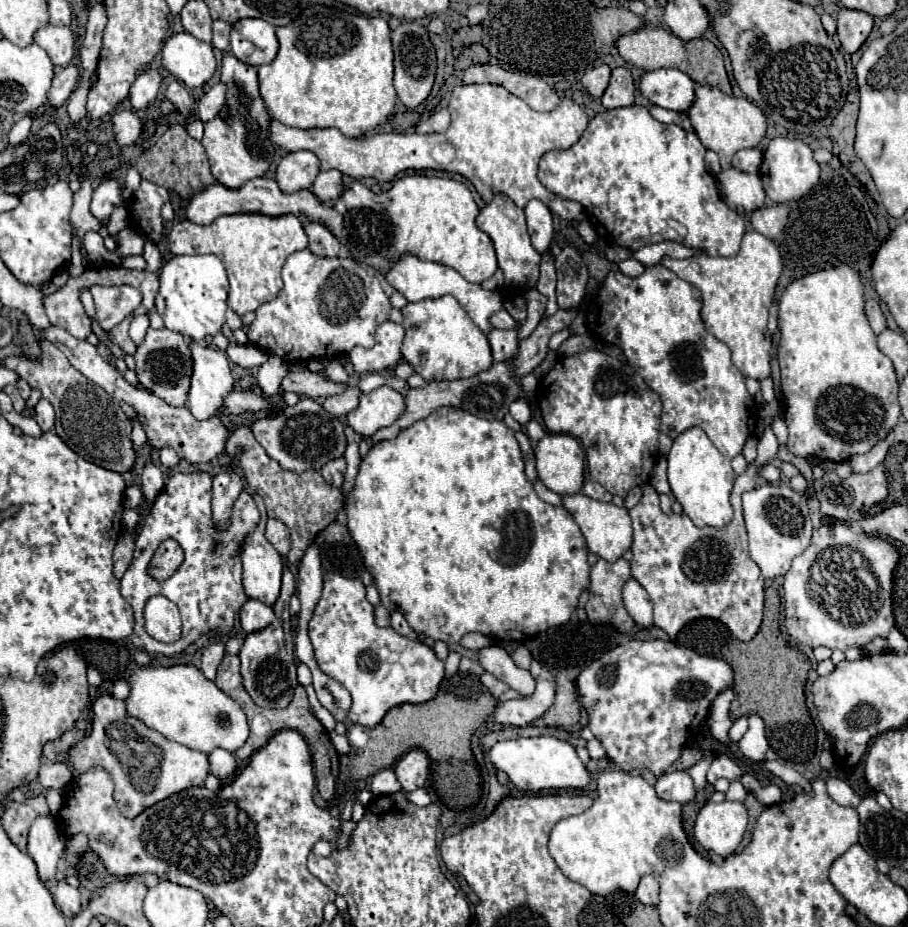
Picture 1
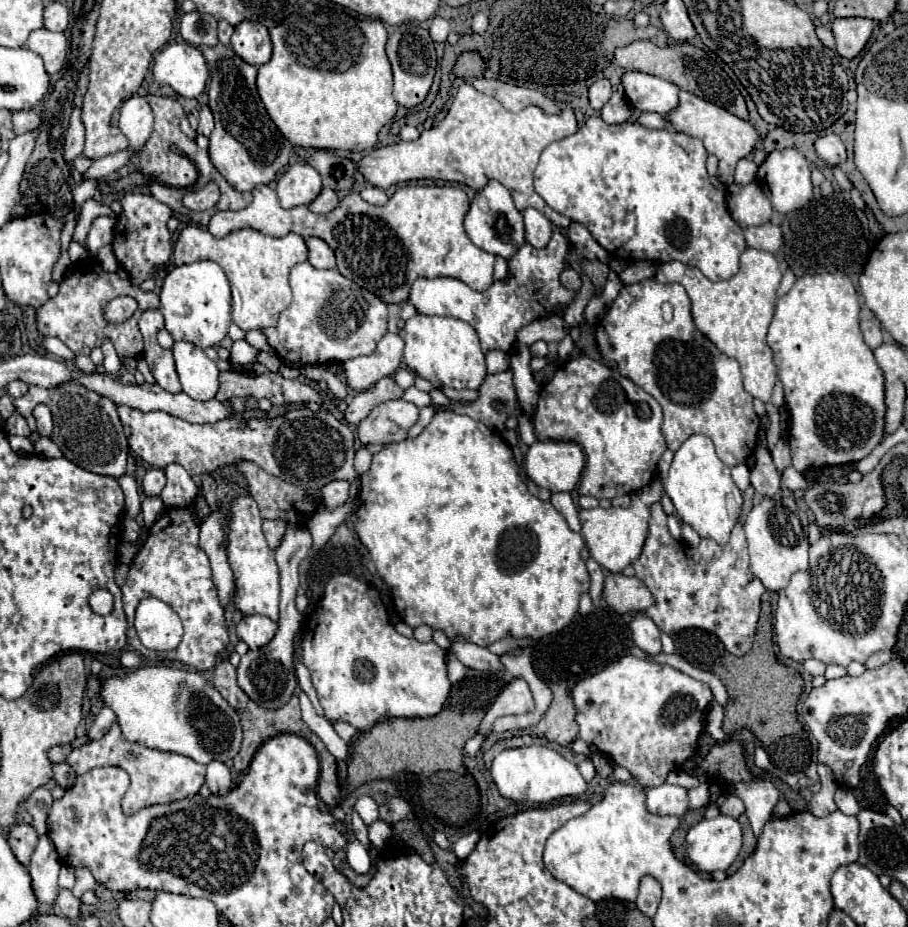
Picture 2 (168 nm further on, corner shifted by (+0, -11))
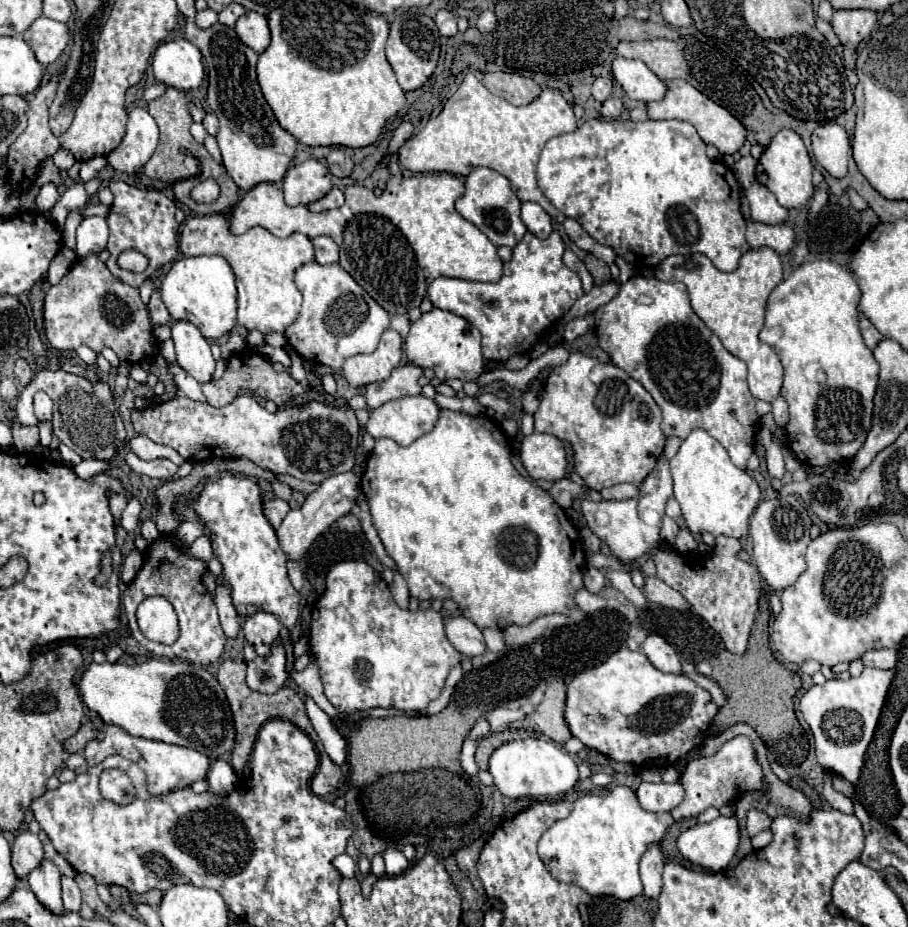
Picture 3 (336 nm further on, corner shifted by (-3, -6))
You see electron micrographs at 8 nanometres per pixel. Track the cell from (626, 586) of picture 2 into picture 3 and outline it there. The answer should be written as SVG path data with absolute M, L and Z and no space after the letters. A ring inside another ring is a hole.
M648 576L646 586L644 586L644 596L664 608L674 608L674 610L692 610L690 602L674 588L670 588L666 582L662 582L658 576Z

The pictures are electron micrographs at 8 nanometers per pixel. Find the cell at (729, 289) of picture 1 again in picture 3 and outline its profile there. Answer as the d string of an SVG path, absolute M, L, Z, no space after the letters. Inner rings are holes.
M772 248L748 250L740 258L738 270L722 274L704 254L668 256L656 268L656 278L664 282L682 282L688 288L692 310L722 340L724 348L748 364L748 386L754 398L772 402L780 396L782 364L776 352L760 342L758 334L764 324L766 300L782 280L782 262Z

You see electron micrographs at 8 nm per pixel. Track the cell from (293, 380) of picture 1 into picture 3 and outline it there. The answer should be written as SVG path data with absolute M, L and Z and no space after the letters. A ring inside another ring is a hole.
M242 352L242 354L236 354L234 358L230 358L224 376L216 382L204 384L202 390L208 398L208 404L212 404L212 406L226 406L226 404L234 402L238 390L252 390L254 394L262 396L264 400L272 400L276 406L282 406L292 396L298 396L298 394L306 392L306 388L302 384L298 384L288 372L276 372L272 368L270 360L264 358L262 354L256 354L256 352Z

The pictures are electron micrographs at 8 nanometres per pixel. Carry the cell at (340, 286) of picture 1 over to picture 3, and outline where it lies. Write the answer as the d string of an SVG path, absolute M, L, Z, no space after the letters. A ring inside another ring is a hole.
M308 262L296 272L296 286L304 296L302 314L284 336L302 358L340 372L346 358L374 352L382 332L390 324L390 314L376 300L370 300L370 294L340 264L322 266Z

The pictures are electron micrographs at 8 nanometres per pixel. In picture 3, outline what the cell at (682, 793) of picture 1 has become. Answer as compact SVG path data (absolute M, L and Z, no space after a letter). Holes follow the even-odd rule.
M640 782L636 788L636 798L640 806L648 812L670 812L684 798L684 788L676 784L652 784Z

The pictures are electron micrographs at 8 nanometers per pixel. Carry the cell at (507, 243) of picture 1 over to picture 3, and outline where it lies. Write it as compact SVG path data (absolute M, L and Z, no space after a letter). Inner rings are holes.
M474 168L464 182L464 194L456 200L456 210L462 218L482 230L496 246L514 246L526 234L526 226L520 220L520 200L510 188L508 178L492 168Z

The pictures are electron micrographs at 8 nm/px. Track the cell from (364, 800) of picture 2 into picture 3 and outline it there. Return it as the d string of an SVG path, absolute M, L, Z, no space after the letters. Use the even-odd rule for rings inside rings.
M388 848L384 852L384 862L386 862L386 872L388 876L398 876L402 874L406 868L408 868L408 860L402 852L394 850L394 848Z

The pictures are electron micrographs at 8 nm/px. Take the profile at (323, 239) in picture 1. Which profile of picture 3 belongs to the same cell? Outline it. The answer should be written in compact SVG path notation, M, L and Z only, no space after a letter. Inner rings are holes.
M318 236L312 240L316 250L316 262L318 264L332 264L339 261L339 247L328 236Z

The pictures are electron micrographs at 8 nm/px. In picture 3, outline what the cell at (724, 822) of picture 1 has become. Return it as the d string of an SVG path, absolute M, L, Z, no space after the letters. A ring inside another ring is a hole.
M720 816L708 824L696 824L680 834L678 852L696 866L720 872L728 866L738 848L738 822L734 816Z

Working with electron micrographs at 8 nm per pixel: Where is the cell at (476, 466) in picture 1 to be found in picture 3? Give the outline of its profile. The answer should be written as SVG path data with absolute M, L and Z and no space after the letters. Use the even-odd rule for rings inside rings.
M442 410L440 420L436 422L434 430L420 436L416 442L412 442L406 448L402 448L400 444L396 444L390 438L376 440L376 446L370 452L370 458L368 458L368 464L366 464L366 472L362 476L362 492L368 498L372 520L374 520L374 526L378 530L378 536L384 542L386 552L398 564L400 574L406 578L406 582L410 586L410 596L414 596L418 600L452 598L454 602L458 602L464 616L468 620L472 620L478 628L494 626L494 628L500 628L500 630L504 630L510 624L530 624L532 620L536 620L540 616L568 612L576 606L574 604L574 594L584 586L582 584L582 574L584 574L584 568L586 568L586 556L584 556L584 550L582 550L580 534L574 528L574 524L568 520L566 512L552 500L552 496L546 490L542 490L536 484L522 478L520 472L514 468L514 464L510 460L508 442L504 438L504 432L502 432L500 424L494 418L470 416L470 414L464 414L464 412Z

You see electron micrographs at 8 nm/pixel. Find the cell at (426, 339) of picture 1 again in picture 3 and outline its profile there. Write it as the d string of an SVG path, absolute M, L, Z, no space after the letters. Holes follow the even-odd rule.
M432 308L410 326L410 334L406 338L404 348L412 364L418 364L420 368L432 368L436 372L436 378L440 380L458 378L462 382L468 382L476 380L484 370L484 358L480 352L480 332L470 322L440 308Z

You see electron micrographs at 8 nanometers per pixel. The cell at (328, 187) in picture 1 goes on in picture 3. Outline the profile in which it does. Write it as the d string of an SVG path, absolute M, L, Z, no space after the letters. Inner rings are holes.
M332 188L322 200L308 204L308 210L310 212L324 212L324 210L330 210L330 208L338 208L342 204L344 204L344 194L338 188Z

